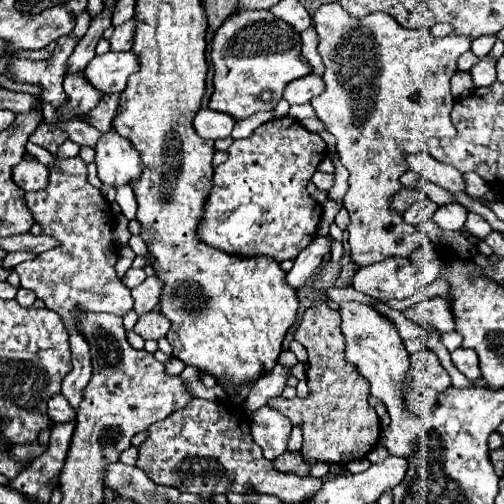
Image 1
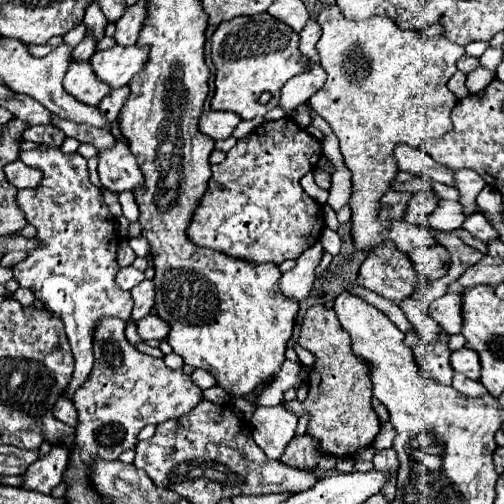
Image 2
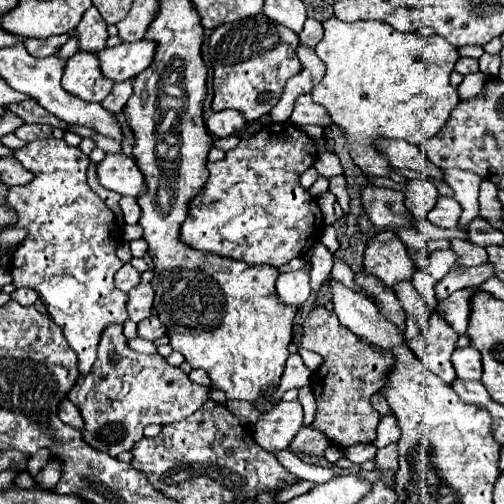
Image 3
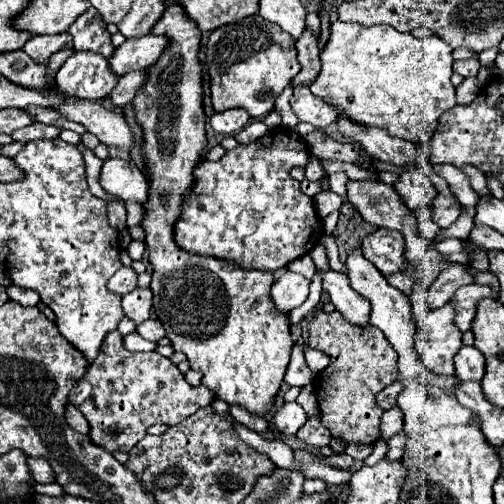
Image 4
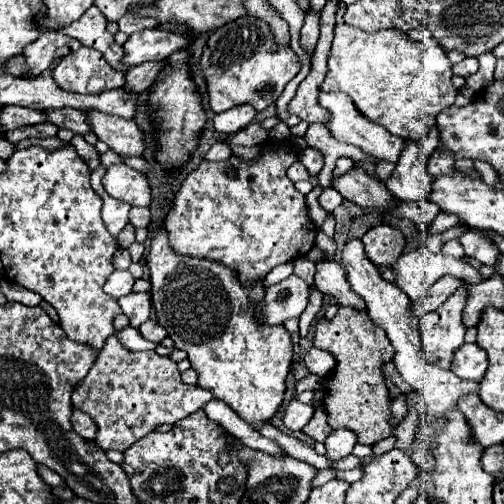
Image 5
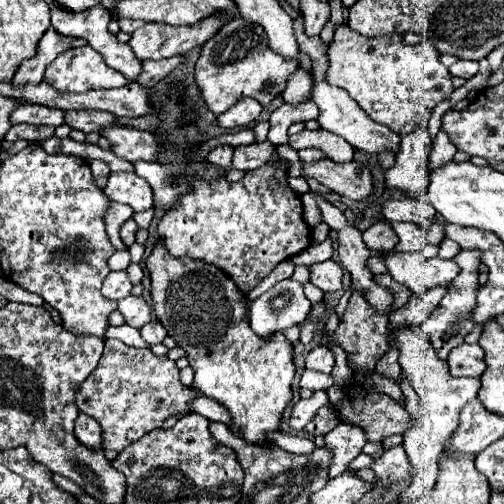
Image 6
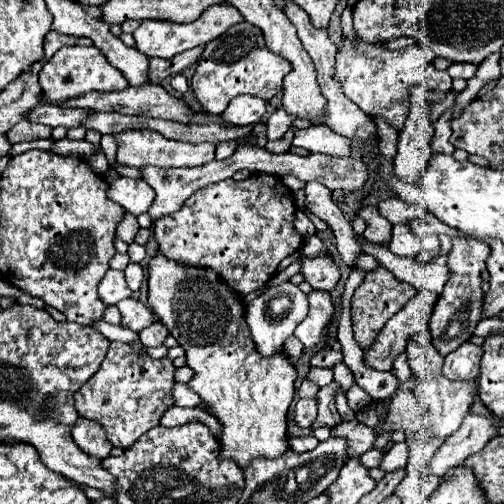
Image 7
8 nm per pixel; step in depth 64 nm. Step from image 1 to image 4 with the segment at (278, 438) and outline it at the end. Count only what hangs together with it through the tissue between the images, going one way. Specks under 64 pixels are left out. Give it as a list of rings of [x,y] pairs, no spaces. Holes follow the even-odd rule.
[[[286,402],[274,416],[276,430],[284,434],[296,434],[306,420],[308,420],[308,414],[298,402]]]

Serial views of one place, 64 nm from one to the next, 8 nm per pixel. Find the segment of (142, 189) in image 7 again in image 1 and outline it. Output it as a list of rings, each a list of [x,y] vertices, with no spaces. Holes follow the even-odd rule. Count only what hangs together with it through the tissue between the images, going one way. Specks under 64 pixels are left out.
[[[116,130],[106,132],[100,142],[96,144],[96,166],[98,166],[98,178],[112,186],[120,188],[126,184],[132,184],[140,178],[140,156],[132,148],[132,144],[122,138]]]

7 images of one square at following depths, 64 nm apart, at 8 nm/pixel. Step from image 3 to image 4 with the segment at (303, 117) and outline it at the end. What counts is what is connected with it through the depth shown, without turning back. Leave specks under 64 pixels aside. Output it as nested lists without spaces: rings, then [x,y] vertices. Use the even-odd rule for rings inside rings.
[[[300,84],[294,88],[294,96],[290,100],[292,110],[300,118],[300,122],[310,122],[318,128],[326,128],[336,120],[336,112],[310,90],[312,84]]]

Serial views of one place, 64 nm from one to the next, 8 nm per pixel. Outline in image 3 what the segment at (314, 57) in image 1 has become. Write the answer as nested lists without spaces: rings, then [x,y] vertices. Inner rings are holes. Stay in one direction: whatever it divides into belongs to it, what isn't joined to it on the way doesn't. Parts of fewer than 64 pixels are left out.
[[[308,18],[304,24],[304,30],[300,32],[300,42],[308,44],[308,46],[316,46],[322,40],[322,34],[324,34],[322,24],[314,18]]]

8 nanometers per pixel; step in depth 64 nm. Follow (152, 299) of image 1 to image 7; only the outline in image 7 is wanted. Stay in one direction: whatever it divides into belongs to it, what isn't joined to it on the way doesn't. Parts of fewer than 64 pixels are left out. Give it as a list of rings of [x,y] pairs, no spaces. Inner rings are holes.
[[[126,298],[118,304],[118,310],[122,314],[122,322],[120,326],[132,330],[132,332],[140,332],[144,330],[146,326],[150,326],[154,320],[152,320],[152,312],[140,302],[140,300],[134,300],[134,298]]]

